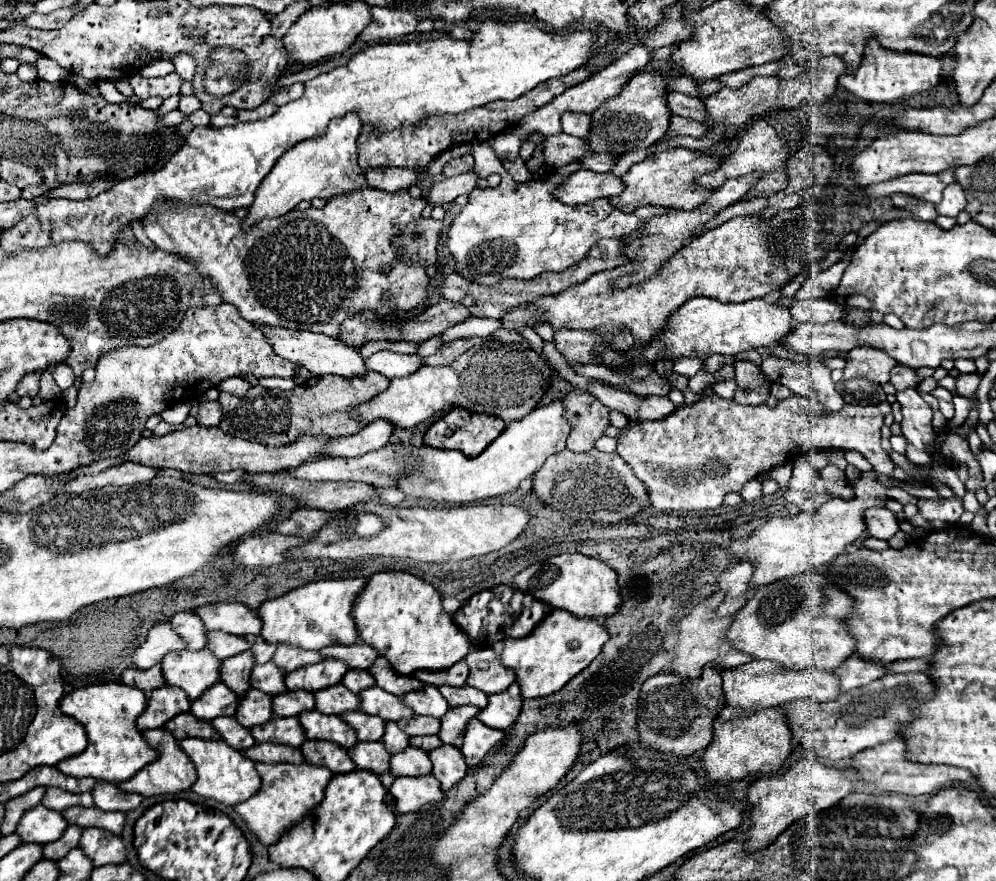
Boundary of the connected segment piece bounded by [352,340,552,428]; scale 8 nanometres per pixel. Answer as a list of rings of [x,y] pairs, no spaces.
[[[486,340],[484,344],[464,352],[450,366],[420,366],[420,370],[410,376],[390,380],[388,390],[384,390],[380,396],[374,396],[364,404],[356,404],[356,408],[352,408],[352,418],[360,420],[362,424],[382,418],[396,428],[412,428],[436,412],[448,412],[448,406],[458,406],[478,414],[498,416],[510,424],[530,414],[538,406],[548,388],[546,382],[550,376],[550,368],[530,346],[522,346],[522,342],[504,344],[498,340]]]

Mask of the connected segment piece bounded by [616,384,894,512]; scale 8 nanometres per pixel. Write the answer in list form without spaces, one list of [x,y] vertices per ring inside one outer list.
[[[708,384],[698,396],[694,404],[684,404],[676,408],[662,420],[636,420],[632,418],[628,426],[618,436],[616,454],[626,460],[632,472],[644,482],[648,488],[650,504],[660,512],[680,512],[680,510],[706,510],[706,508],[720,508],[722,500],[730,492],[740,492],[742,486],[776,468],[780,464],[792,462],[808,452],[822,452],[822,450],[856,450],[868,458],[876,472],[894,476],[894,462],[880,446],[880,428],[884,414],[876,406],[852,406],[846,404],[838,412],[818,410],[808,418],[808,400],[802,396],[790,396],[780,400],[774,408],[760,404],[760,406],[746,406],[734,400],[724,400],[716,394],[704,394],[712,384]]]

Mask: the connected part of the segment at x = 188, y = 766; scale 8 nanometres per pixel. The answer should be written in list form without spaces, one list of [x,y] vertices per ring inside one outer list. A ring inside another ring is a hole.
[[[156,728],[156,730],[144,730],[142,732],[144,740],[148,742],[150,748],[154,748],[160,756],[156,758],[156,762],[148,764],[146,768],[142,768],[136,776],[132,776],[126,782],[120,782],[118,788],[124,792],[136,792],[142,796],[156,796],[156,794],[174,794],[174,792],[182,792],[188,790],[194,782],[196,782],[196,770],[192,766],[192,760],[182,752],[182,748],[178,746],[178,740],[170,736],[168,730],[164,728]]]

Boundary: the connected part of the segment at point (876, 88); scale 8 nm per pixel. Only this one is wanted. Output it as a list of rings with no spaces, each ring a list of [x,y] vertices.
[[[875,38],[866,44],[866,52],[860,66],[838,78],[838,84],[864,102],[896,102],[904,96],[926,92],[938,84],[940,62],[932,56],[922,54],[900,54],[892,50],[884,50]]]

